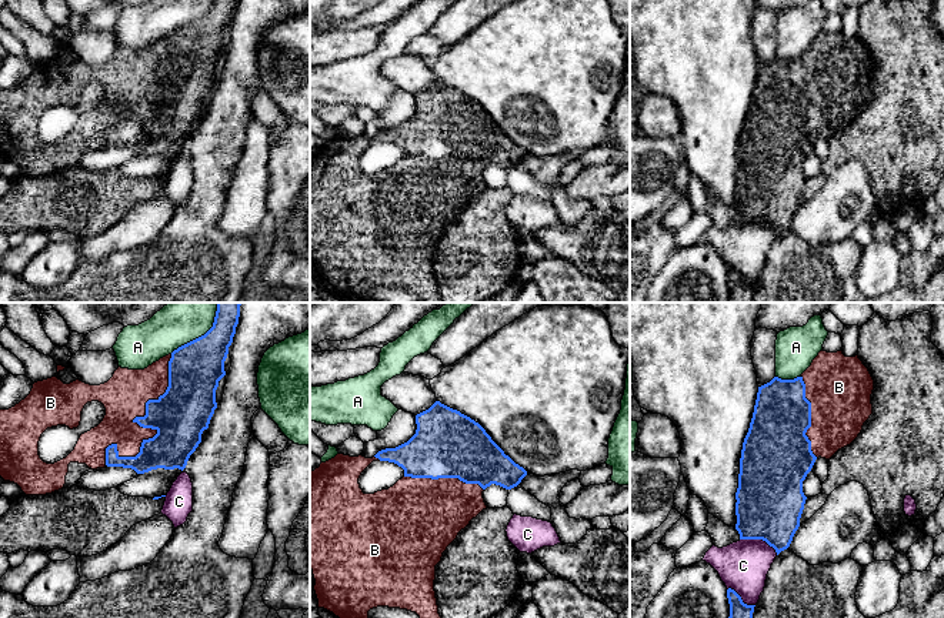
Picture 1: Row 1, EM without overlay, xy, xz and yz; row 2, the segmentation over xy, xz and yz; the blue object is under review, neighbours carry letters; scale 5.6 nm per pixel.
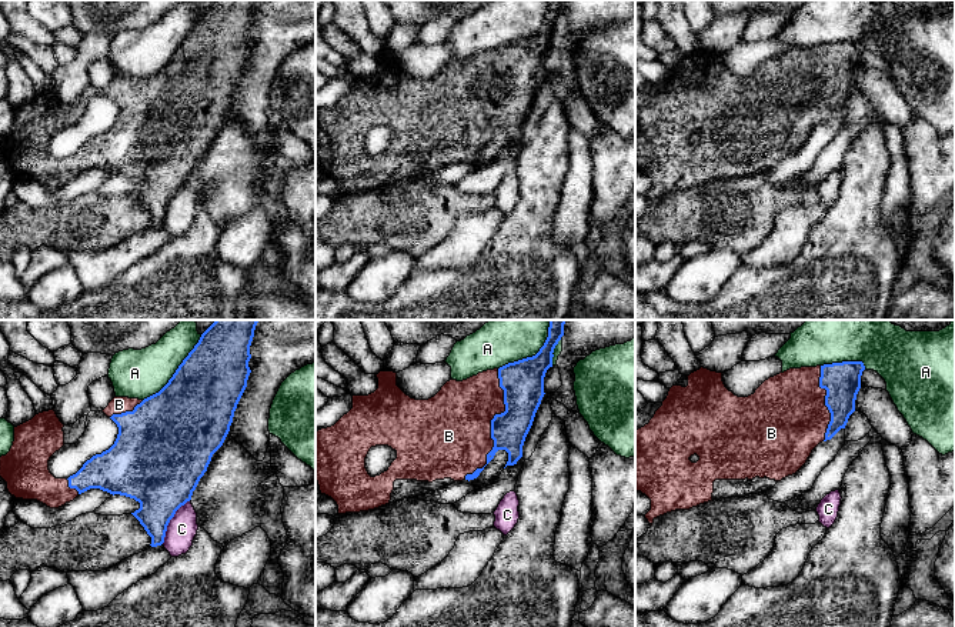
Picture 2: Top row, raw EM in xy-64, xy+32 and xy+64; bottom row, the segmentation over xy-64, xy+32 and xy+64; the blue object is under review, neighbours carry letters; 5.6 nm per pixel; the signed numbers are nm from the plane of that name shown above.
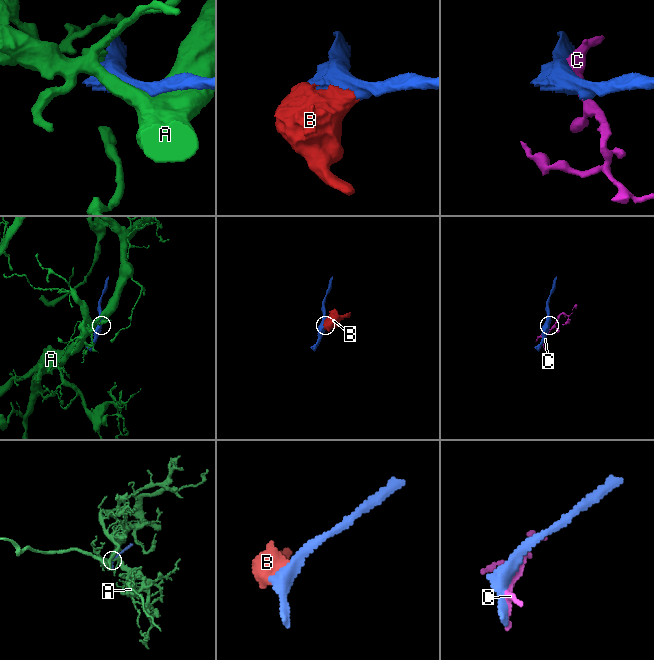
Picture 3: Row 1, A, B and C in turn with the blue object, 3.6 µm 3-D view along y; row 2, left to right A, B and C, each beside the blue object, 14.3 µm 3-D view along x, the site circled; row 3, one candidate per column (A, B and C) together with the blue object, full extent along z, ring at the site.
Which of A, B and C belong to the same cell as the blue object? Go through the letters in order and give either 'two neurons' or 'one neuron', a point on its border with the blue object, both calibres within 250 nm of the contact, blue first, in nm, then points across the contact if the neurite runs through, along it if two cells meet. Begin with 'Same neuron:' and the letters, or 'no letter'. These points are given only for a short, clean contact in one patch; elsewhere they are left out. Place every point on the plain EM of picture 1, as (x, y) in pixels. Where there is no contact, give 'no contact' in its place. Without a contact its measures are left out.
Same neuron: B
A: two neurons; contact xy (193, 20); calibres 300 and 220 nm
B: one neuron; contact xy (144, 107); calibres 320 and 260 nm
C: two neurons; contact yz (760, 219); calibres 380 and 280 nm

